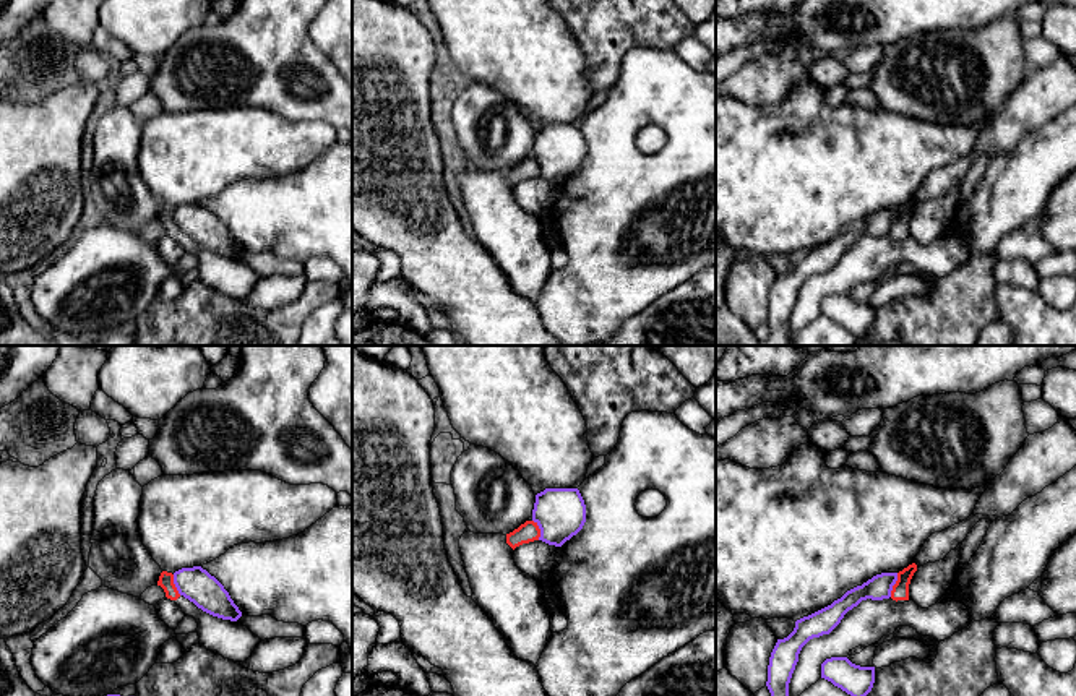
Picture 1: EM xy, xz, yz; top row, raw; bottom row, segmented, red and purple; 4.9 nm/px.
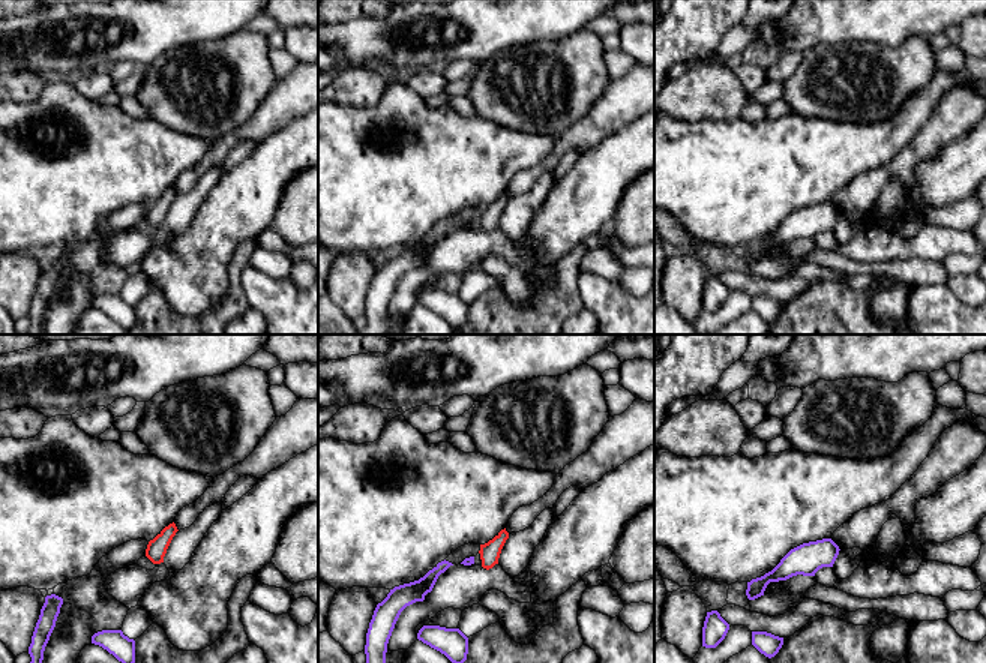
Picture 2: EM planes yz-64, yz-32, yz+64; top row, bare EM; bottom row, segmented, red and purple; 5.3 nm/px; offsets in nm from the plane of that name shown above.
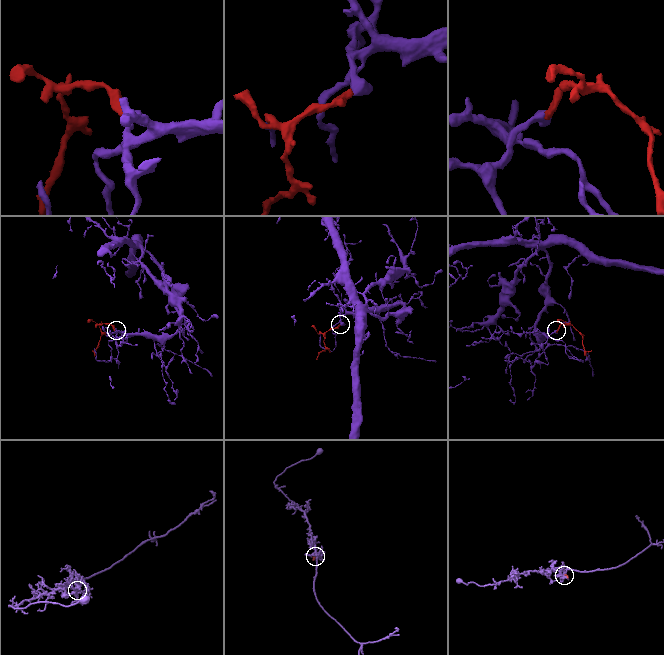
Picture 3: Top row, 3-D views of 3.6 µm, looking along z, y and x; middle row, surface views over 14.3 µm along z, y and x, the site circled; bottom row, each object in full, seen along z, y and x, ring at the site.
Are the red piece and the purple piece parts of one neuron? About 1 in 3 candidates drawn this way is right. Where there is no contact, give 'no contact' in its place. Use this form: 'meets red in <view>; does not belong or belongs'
meets red in yz; does not belong

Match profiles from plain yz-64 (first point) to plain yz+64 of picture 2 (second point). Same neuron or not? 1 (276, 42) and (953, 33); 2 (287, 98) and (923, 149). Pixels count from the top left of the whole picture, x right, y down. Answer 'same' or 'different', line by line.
1: different
2: same

